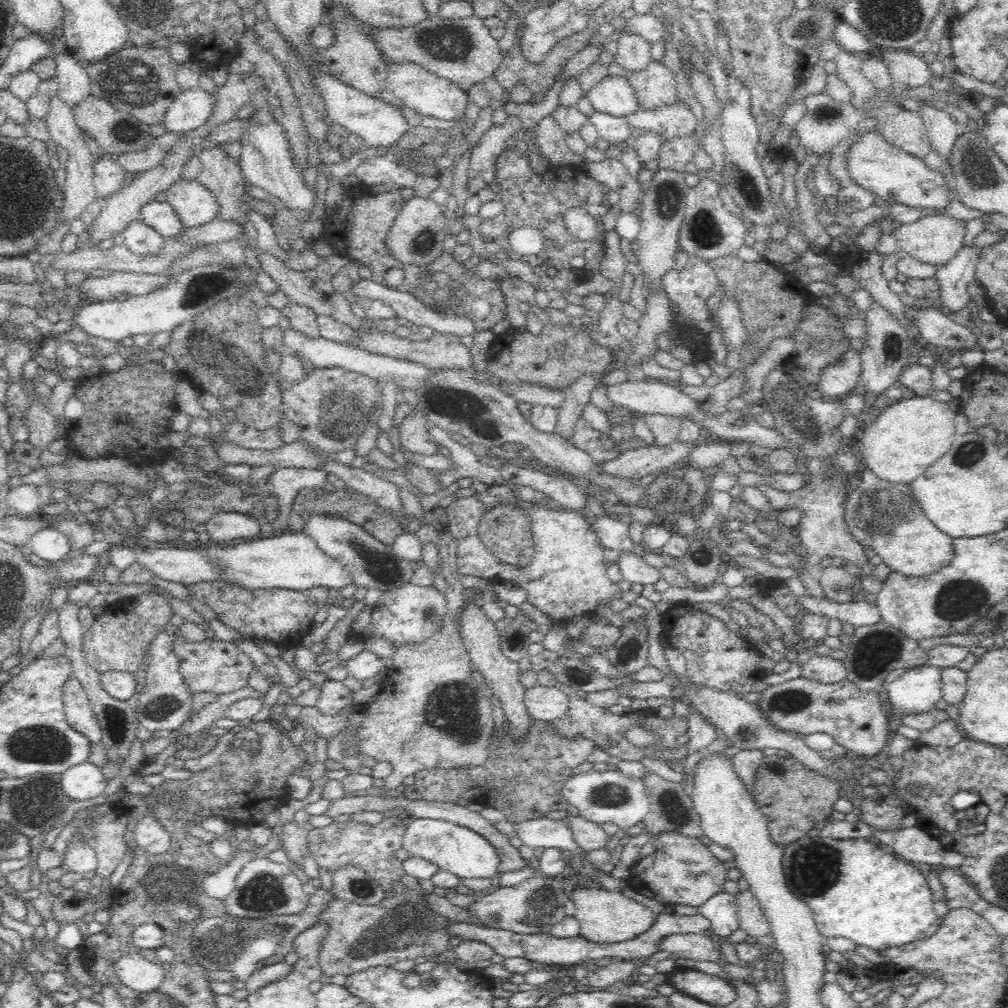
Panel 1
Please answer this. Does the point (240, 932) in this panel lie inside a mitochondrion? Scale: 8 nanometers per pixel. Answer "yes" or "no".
yes

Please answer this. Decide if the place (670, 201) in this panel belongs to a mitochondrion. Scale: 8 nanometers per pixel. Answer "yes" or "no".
yes

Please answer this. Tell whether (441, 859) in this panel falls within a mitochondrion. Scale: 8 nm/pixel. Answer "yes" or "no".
no

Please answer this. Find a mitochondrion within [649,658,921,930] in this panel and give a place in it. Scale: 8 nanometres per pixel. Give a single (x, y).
(815, 869)

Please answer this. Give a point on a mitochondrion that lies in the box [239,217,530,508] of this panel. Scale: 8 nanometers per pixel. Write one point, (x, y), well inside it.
(338, 405)

